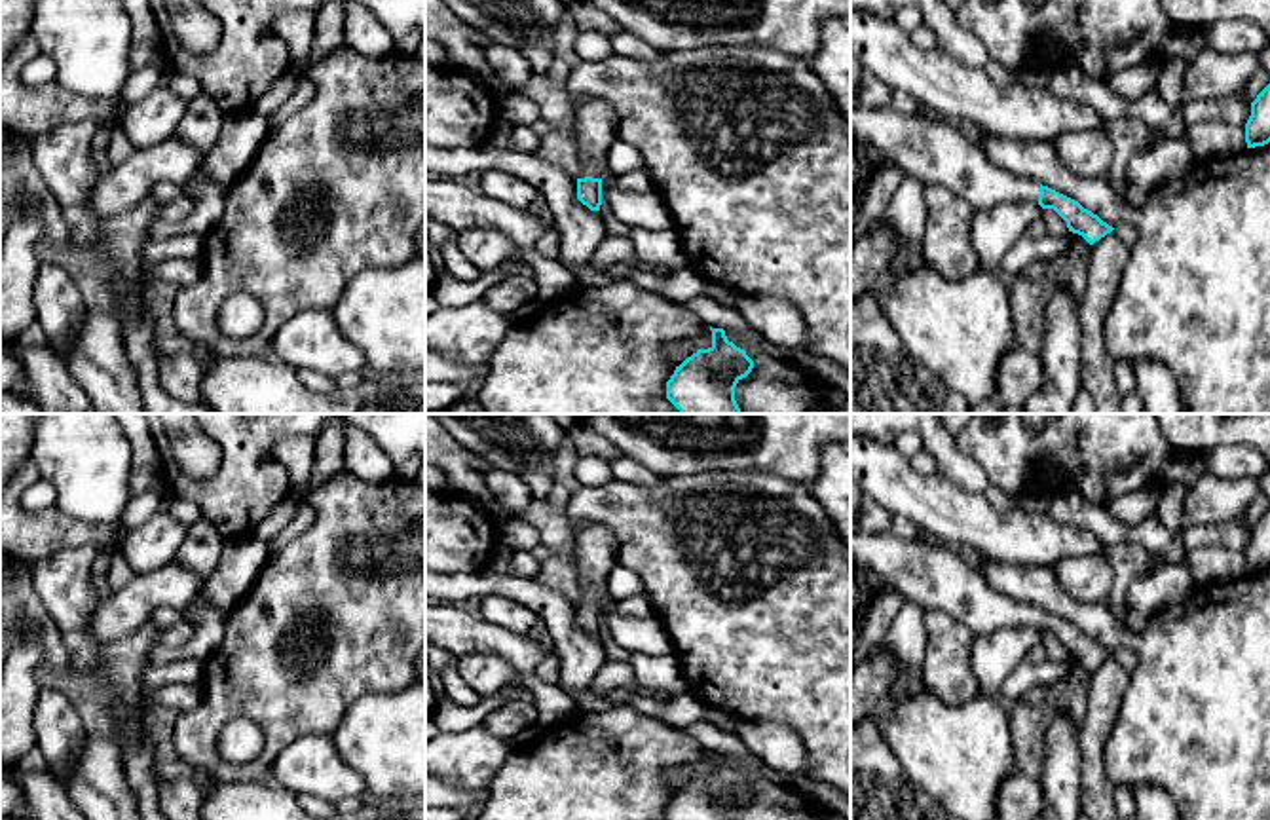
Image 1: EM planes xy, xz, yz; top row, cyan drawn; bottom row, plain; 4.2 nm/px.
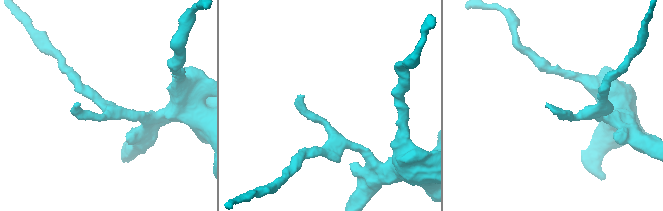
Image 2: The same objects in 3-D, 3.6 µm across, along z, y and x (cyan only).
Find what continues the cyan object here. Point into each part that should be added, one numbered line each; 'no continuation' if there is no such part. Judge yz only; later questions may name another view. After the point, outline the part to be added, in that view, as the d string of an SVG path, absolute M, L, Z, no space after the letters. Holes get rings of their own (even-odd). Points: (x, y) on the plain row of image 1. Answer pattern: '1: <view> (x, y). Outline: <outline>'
1: yz (921, 570). Outline: M892 531L850 533L850 564L875 571L887 588L924 611L949 613L974 636L1000 628L1038 628L1037 606L999 594L980 571L932 537L904 541Z

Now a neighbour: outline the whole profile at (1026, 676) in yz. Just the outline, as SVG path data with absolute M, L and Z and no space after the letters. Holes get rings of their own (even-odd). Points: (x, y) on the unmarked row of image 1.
M1076 659L1044 661L1044 662L1019 662L1014 672L1002 681L999 699L1008 704L1018 704L1029 691L1037 687L1052 687L1063 680Z

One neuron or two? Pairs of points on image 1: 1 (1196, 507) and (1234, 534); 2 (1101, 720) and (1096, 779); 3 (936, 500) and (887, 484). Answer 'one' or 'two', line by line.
1: two
2: one
3: one

